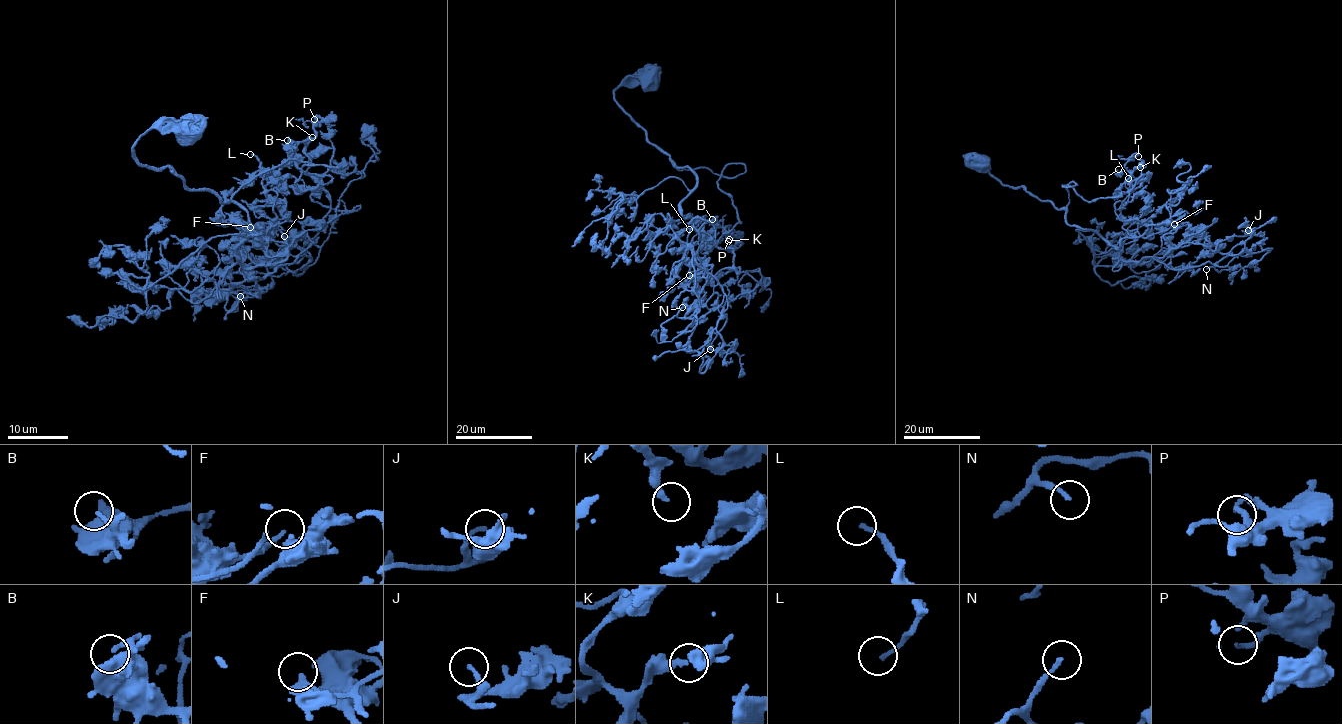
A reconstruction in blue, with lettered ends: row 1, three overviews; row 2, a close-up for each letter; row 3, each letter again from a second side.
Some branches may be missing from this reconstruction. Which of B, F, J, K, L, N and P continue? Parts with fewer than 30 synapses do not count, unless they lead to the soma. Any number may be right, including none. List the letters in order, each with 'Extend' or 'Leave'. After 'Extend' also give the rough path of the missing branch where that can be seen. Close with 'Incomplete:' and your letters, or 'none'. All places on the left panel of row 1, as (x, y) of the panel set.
B: Leave
F: Leave
J: Leave
K: Leave
L: Leave
N: Extend. Course of what is missing: (240, 296), (231, 302), (222, 293), (213, 295), (199, 327), (182, 327), (179, 317), (149, 345), (134, 345)
P: Leave
Incomplete: N

